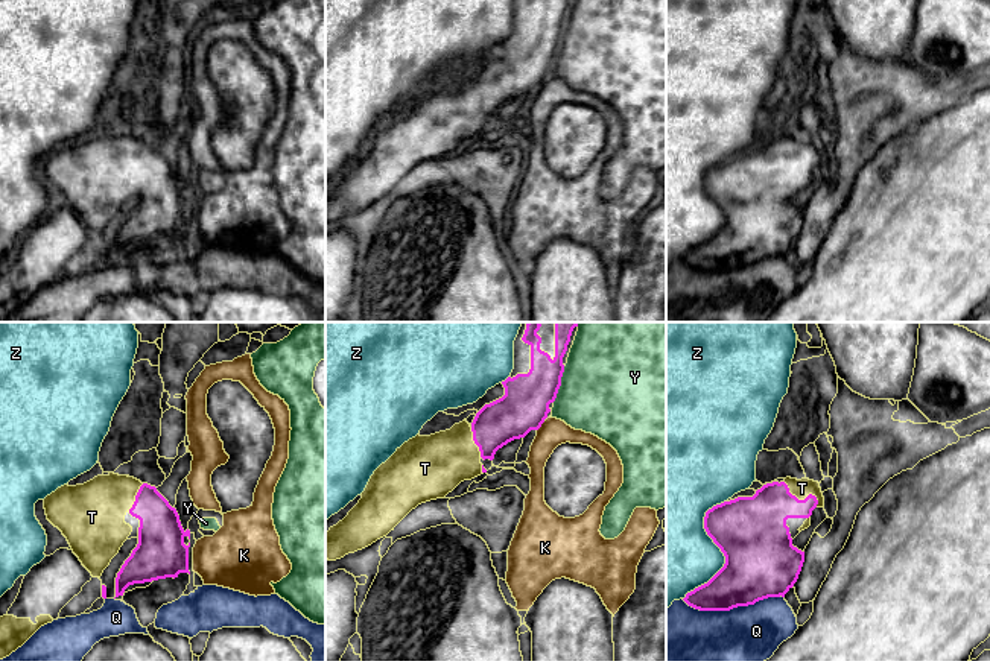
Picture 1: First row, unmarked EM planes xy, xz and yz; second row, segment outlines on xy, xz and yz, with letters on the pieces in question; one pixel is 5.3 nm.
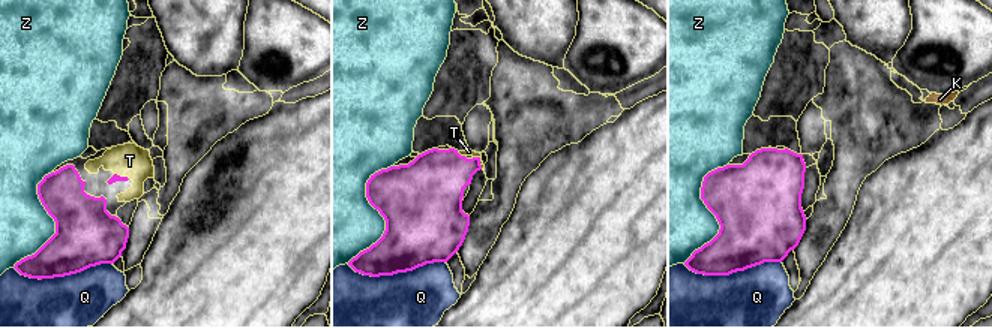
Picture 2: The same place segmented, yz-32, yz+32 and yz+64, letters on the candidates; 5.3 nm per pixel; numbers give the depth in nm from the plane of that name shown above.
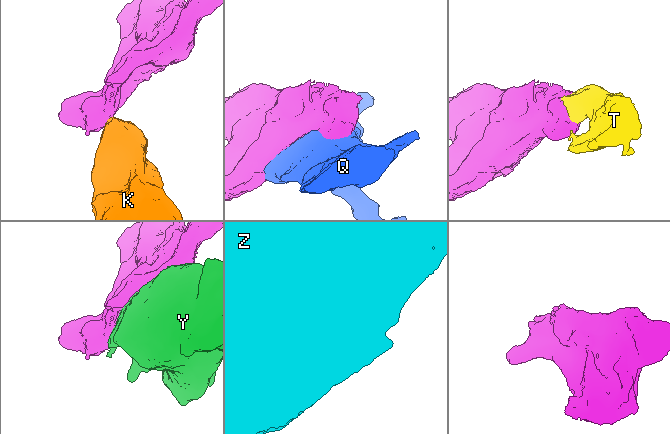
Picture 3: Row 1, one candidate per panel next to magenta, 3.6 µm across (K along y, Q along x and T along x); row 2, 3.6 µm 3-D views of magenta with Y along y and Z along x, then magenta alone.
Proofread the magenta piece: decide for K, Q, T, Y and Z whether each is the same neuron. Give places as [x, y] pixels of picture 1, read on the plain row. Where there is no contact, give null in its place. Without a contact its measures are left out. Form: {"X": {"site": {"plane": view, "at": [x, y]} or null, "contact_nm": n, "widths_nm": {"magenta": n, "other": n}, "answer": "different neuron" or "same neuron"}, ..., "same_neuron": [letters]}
{"K": {"site": {"plane": "xz", "at": [540, 85]}, "contact_nm": 70, "widths_nm": {"magenta": 260, "other": 150}, "answer": "different neuron"}, "Q": {"site": {"plane": "yz", "at": [732, 268]}, "contact_nm": 550, "widths_nm": {"magenta": 320, "other": 460}, "answer": "different neuron"}, "T": {"site": {"plane": "yz", "at": [805, 158]}, "contact_nm": 220, "widths_nm": {"magenta": 260, "other": 100}, "answer": "same neuron"}, "Y": {"site": {"plane": "xz", "at": [560, 44]}, "contact_nm": 200, "widths_nm": {"magenta": 260, "other": 500}, "answer": "different neuron"}, "Z": {"site": {"plane": "yz", "at": [721, 210]}, "contact_nm": 550, "widths_nm": {"magenta": 380, "other": 420}, "answer": "different neuron"}, "same_neuron": ["T"]}

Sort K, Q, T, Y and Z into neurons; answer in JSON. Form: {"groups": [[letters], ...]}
{"groups": [["K"], ["Q"], ["T"], ["Y"], ["Z"]]}

